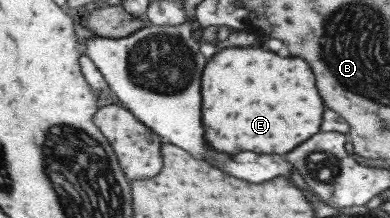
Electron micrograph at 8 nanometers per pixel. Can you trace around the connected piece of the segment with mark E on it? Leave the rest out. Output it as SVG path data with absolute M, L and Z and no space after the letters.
M236 47L236 49L224 49L208 61L208 71L204 71L204 115L208 115L208 139L212 139L212 147L216 147L216 151L220 153L236 155L240 151L254 151L258 155L274 155L274 153L284 155L320 131L322 113L324 113L324 101L316 89L314 75L306 65L306 61L300 57L280 57L272 51L256 49L256 47Z

